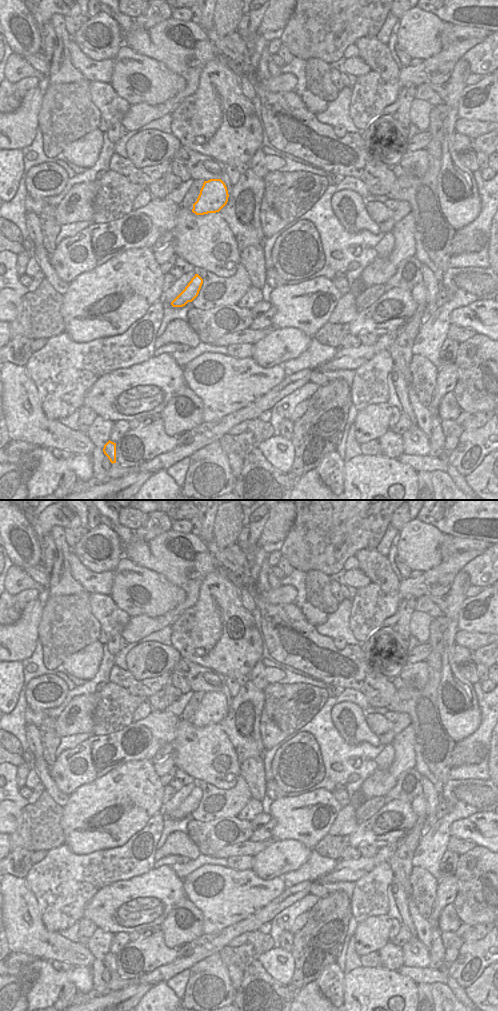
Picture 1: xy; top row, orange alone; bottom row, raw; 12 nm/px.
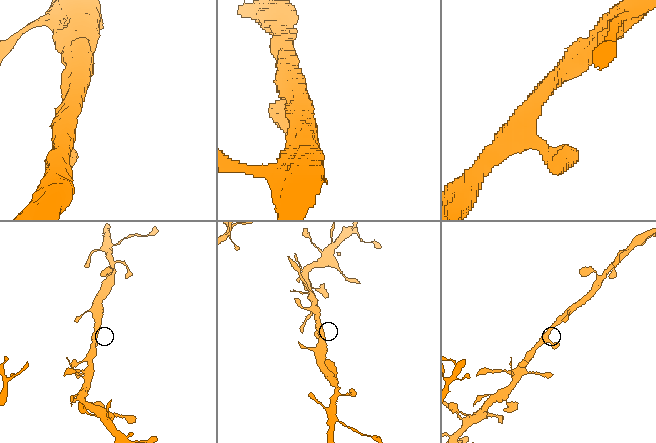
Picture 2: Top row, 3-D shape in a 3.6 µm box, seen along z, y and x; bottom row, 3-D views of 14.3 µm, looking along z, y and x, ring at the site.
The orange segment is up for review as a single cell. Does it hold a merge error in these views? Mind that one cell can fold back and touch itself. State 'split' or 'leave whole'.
leave whole

